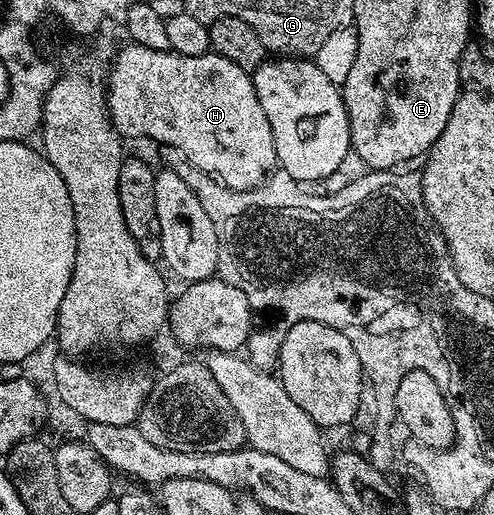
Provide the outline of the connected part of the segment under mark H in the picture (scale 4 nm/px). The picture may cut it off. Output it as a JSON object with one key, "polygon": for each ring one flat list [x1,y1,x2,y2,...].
{"polygon":[[132,42,127,46,116,54,115,69,112,72,110,69,105,80,107,113,120,137,151,136,155,128,175,128,173,147,234,192,253,190,276,171,273,130,269,118,265,118,265,110,261,110,257,90,251,81,252,73,241,70,237,62,229,62,229,58,221,58,213,51,186,57,172,50,151,50]]}

